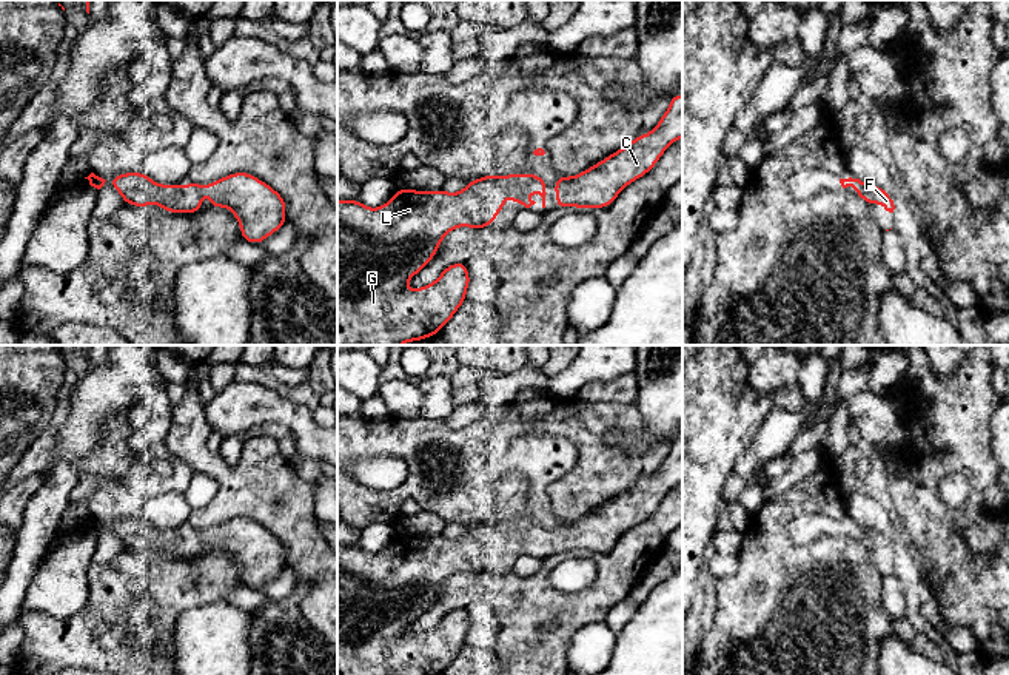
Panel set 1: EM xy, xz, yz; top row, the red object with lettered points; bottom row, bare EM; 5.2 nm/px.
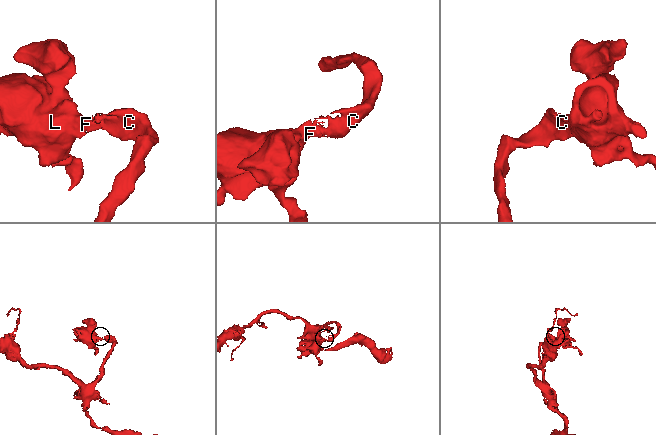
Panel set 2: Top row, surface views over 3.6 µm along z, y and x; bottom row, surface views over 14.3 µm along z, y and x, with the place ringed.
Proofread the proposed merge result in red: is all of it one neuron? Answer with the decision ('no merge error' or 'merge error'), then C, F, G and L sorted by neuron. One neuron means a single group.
no merge error | C F G L

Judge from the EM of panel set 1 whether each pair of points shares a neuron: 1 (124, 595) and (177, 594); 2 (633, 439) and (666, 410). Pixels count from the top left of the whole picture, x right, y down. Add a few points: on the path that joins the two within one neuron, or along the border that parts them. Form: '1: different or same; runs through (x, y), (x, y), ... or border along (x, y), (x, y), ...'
1: same; runs through (137, 592), (164, 592)
2: same; runs through (643, 436), (660, 419)

